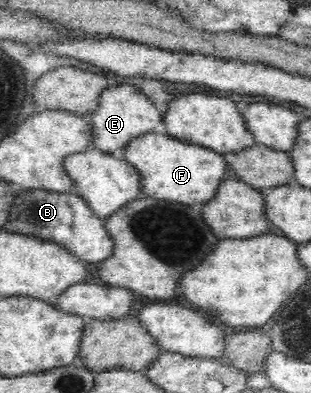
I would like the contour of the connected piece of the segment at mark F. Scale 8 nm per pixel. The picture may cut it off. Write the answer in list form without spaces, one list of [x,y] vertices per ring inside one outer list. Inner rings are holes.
[[[160,129],[139,135],[125,147],[125,161],[137,169],[141,197],[205,205],[227,176],[225,157],[199,145],[178,141]]]

